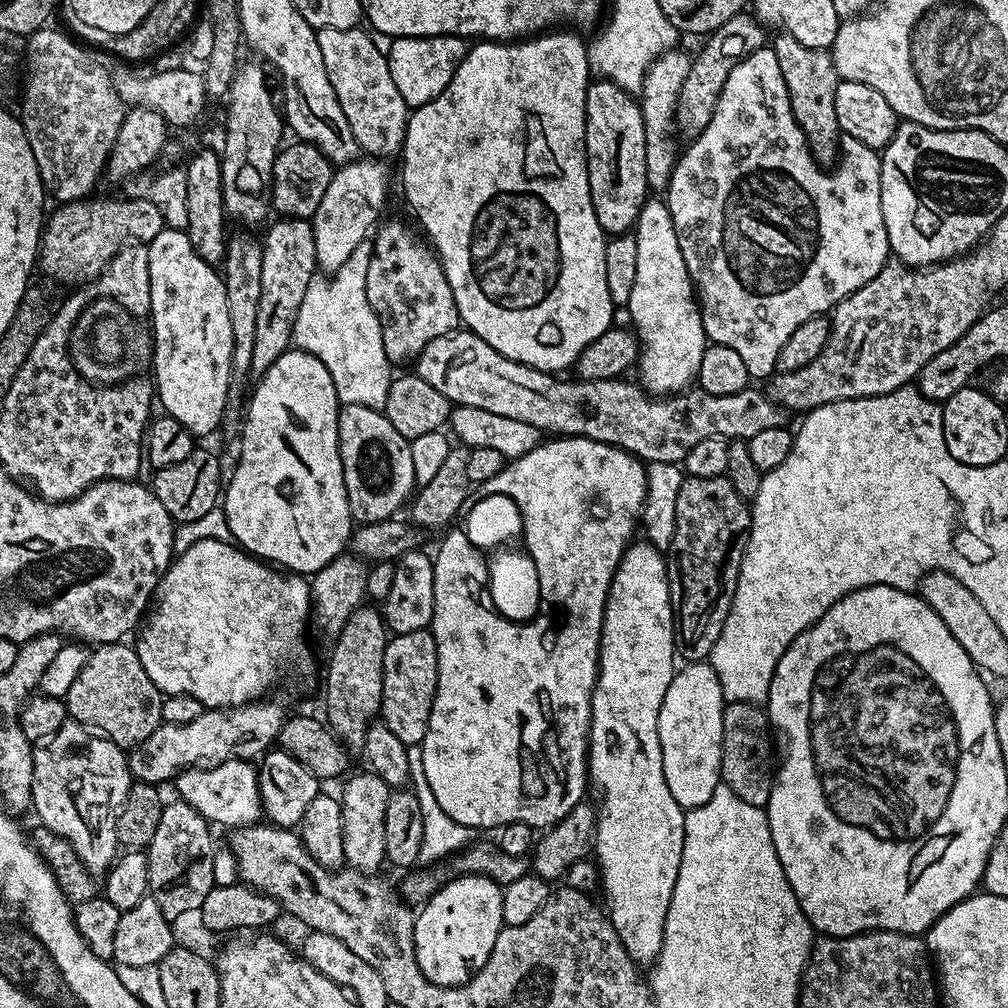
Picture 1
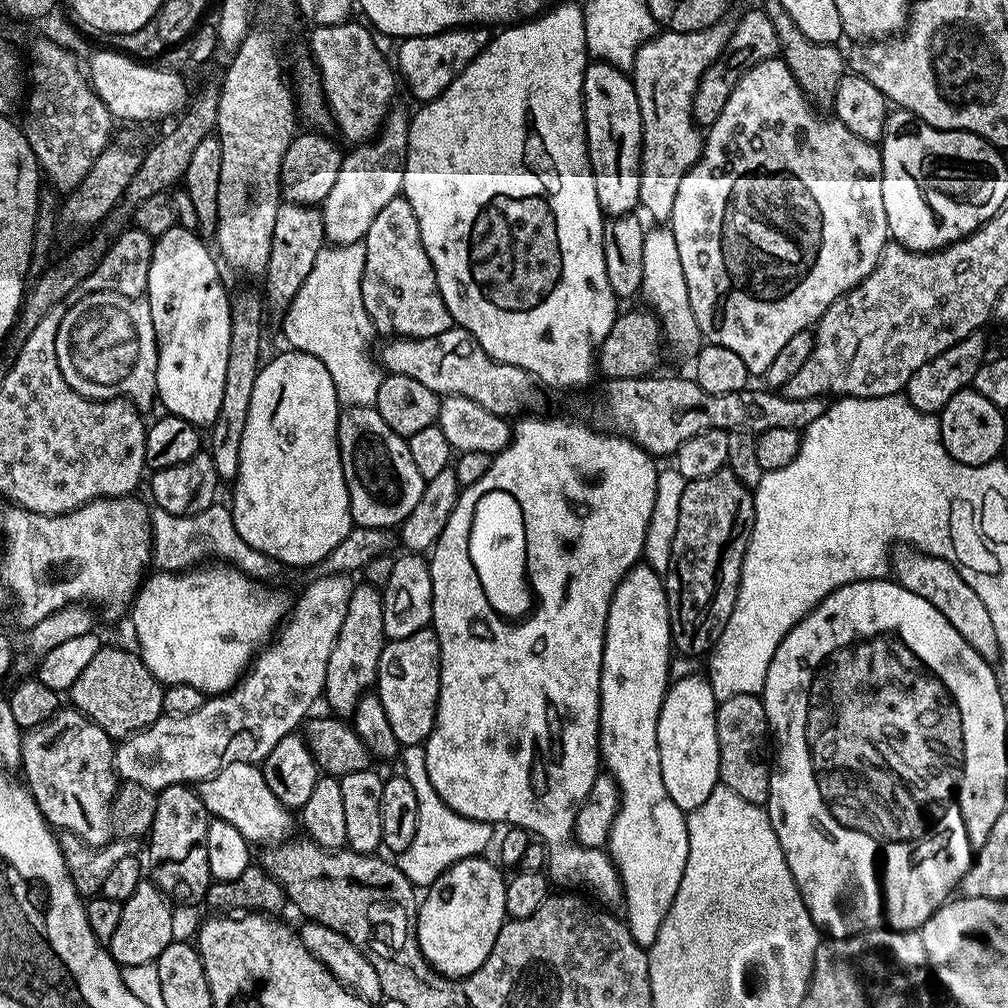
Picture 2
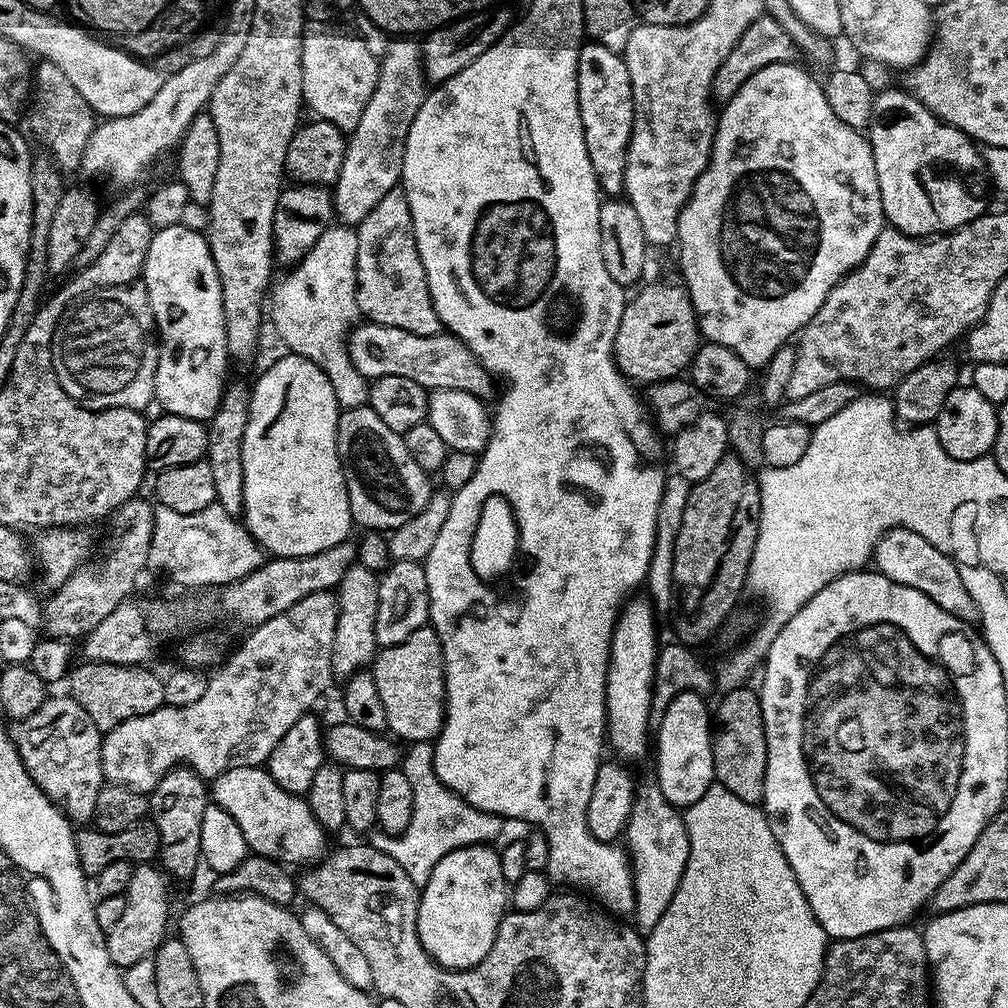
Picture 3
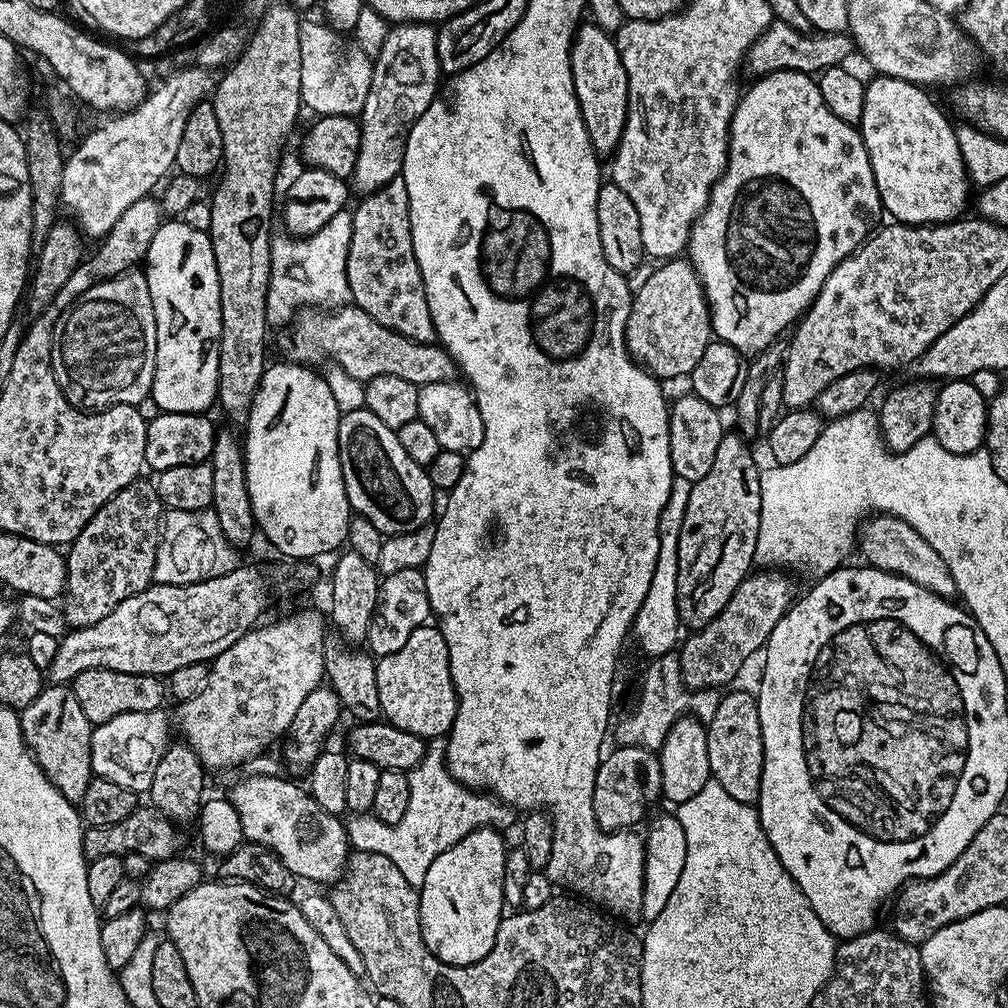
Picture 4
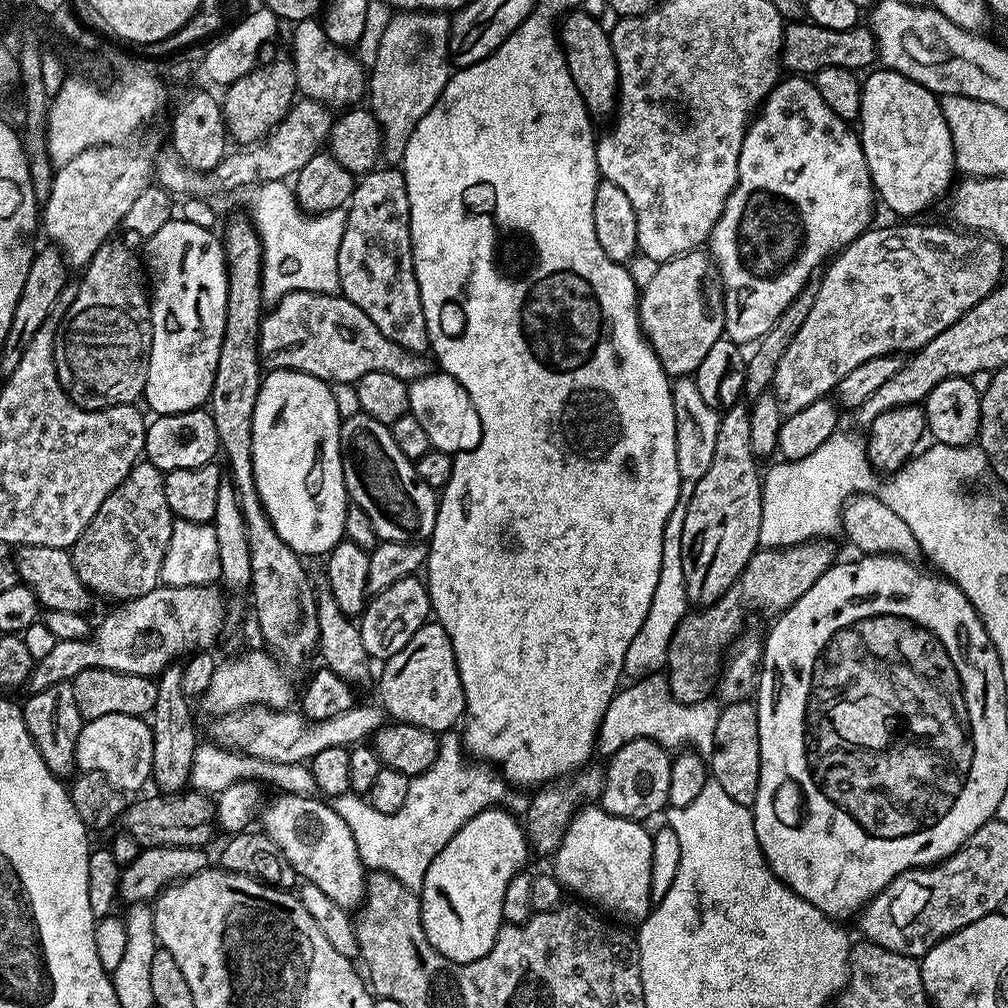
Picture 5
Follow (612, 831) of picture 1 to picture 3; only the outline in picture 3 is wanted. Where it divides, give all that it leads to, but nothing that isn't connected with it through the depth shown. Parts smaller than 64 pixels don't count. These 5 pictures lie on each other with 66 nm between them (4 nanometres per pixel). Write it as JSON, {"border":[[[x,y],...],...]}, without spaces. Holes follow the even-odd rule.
{"border":[[[632,598],[620,610],[616,629],[612,635],[612,649],[608,655],[608,685],[606,686],[606,740],[625,761],[640,760],[650,752],[648,719],[653,719],[652,691],[655,678],[656,657],[656,615],[657,609],[651,599]],[[655,782],[641,783],[637,787],[636,801],[632,807],[626,829],[627,840],[626,851],[630,857],[632,881],[636,891],[634,924],[641,933],[647,934],[654,926],[658,926],[658,918],[662,918],[662,914],[666,914],[666,906],[670,906],[670,898],[674,898],[674,890],[678,890],[678,882],[686,870],[686,862],[688,861],[688,831],[684,825],[683,815],[668,803],[659,784]]]}

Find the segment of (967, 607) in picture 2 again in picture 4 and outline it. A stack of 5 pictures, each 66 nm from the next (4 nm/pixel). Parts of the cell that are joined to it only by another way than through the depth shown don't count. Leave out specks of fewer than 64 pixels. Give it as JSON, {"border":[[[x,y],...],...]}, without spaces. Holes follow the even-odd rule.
{"border":[[[883,514],[867,517],[858,529],[858,552],[873,568],[906,578],[945,598],[957,595],[954,574],[950,574],[950,566],[946,566],[942,554],[938,554],[938,550],[934,550],[934,546],[930,546],[914,526],[910,526],[910,522],[902,522],[902,518]]]}

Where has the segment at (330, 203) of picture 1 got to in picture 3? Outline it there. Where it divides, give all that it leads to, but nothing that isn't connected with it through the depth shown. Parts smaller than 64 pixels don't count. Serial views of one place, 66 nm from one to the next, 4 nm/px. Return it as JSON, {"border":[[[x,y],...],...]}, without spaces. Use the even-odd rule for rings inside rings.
{"border":[[[396,38],[389,43],[386,54],[380,60],[378,86],[374,88],[374,94],[366,104],[358,126],[347,137],[346,158],[342,158],[342,174],[338,174],[334,185],[334,212],[339,219],[340,216],[344,219],[341,221],[345,225],[359,226],[366,214],[370,214],[370,210],[374,210],[374,206],[382,200],[383,195],[401,183],[404,175],[406,138],[410,134],[414,114],[418,114],[426,95],[424,66],[420,63],[420,44],[412,40],[415,39]]]}

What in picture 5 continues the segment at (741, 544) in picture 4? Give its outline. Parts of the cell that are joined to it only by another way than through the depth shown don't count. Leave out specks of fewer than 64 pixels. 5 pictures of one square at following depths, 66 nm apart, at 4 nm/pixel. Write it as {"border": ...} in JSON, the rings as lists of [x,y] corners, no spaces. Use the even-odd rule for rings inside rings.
{"border":[[[737,402],[732,408],[723,409],[714,445],[714,462],[702,478],[692,484],[692,497],[686,506],[686,522],[682,522],[682,574],[686,574],[686,594],[689,605],[706,608],[742,574],[750,558],[758,551],[762,526],[762,472],[756,469],[758,457],[750,446],[750,408]]]}

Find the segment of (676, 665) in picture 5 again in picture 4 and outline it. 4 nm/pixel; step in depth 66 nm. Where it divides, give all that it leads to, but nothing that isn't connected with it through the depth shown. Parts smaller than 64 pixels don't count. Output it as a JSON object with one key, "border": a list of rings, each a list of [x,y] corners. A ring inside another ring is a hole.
{"border":[[[780,570],[753,571],[734,590],[734,598],[722,606],[722,614],[695,629],[689,635],[692,637],[679,645],[681,674],[688,690],[723,689],[739,674],[740,667],[767,645],[774,626],[794,603],[792,584],[784,576]]]}

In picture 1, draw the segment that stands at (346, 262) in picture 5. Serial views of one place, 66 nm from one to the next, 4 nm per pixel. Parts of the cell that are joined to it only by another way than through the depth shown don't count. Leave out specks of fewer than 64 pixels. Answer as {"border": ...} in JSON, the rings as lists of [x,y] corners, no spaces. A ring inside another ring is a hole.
{"border":[[[383,224],[375,229],[370,240],[372,257],[370,270],[366,270],[366,298],[380,318],[386,358],[389,364],[399,366],[407,360],[415,361],[434,338],[457,331],[461,323],[450,282],[446,282],[439,259],[412,237],[406,225]]]}

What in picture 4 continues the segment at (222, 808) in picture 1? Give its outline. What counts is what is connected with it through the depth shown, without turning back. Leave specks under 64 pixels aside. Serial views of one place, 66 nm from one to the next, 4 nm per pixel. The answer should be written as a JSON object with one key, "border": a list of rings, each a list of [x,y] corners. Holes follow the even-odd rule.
{"border":[[[247,776],[238,781],[232,788],[230,801],[241,819],[241,830],[243,839],[250,844],[261,844],[266,846],[301,881],[317,880],[325,886],[331,885],[344,875],[344,865],[347,864],[350,855],[348,830],[345,821],[340,816],[332,816],[308,792],[307,787],[300,788],[295,779],[278,776]]]}

